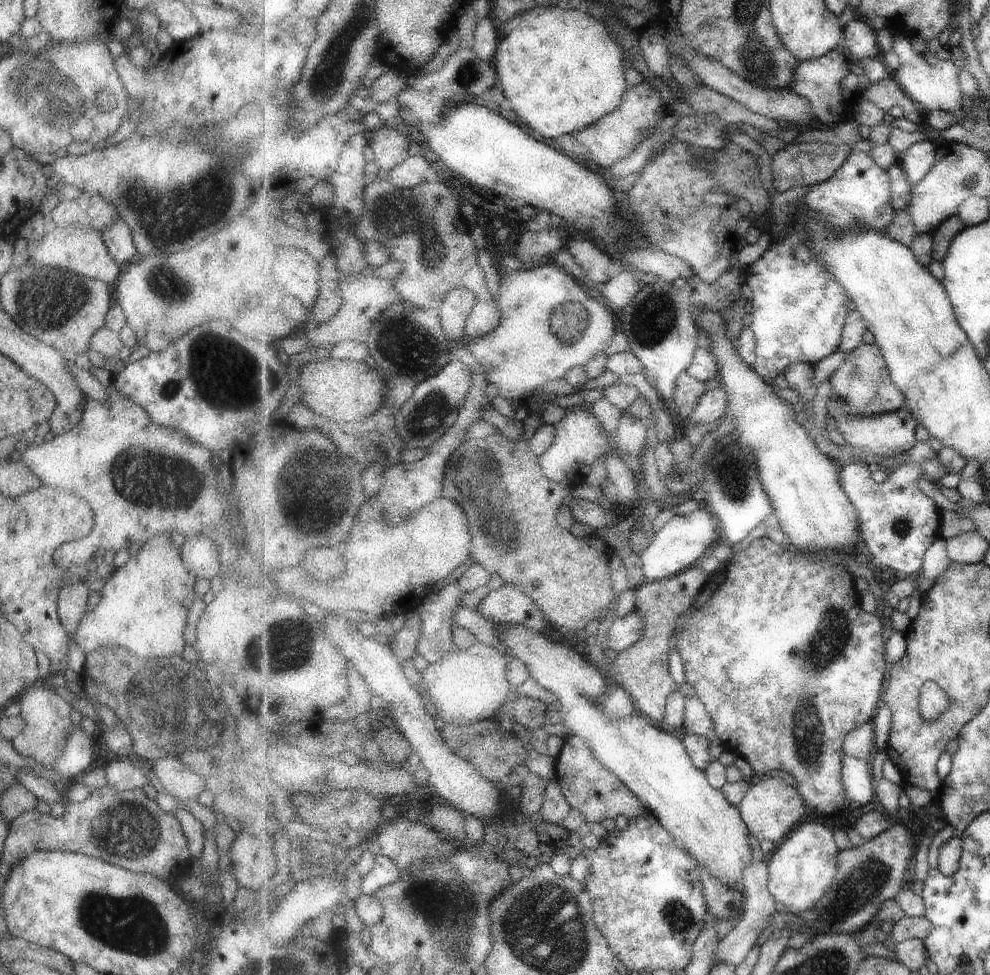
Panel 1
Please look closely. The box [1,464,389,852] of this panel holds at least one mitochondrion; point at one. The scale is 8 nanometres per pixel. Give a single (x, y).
(176, 710)

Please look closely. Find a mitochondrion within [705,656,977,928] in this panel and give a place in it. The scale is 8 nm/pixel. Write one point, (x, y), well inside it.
(862, 884)

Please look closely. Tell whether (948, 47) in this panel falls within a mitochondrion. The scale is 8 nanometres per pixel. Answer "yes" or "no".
no

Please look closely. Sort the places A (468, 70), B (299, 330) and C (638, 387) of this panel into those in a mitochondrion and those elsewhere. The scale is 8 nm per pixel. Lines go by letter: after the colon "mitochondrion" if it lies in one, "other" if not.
A: mitochondrion
B: other
C: other

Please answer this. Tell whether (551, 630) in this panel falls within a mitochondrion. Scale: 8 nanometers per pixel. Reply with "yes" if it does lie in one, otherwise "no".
no

